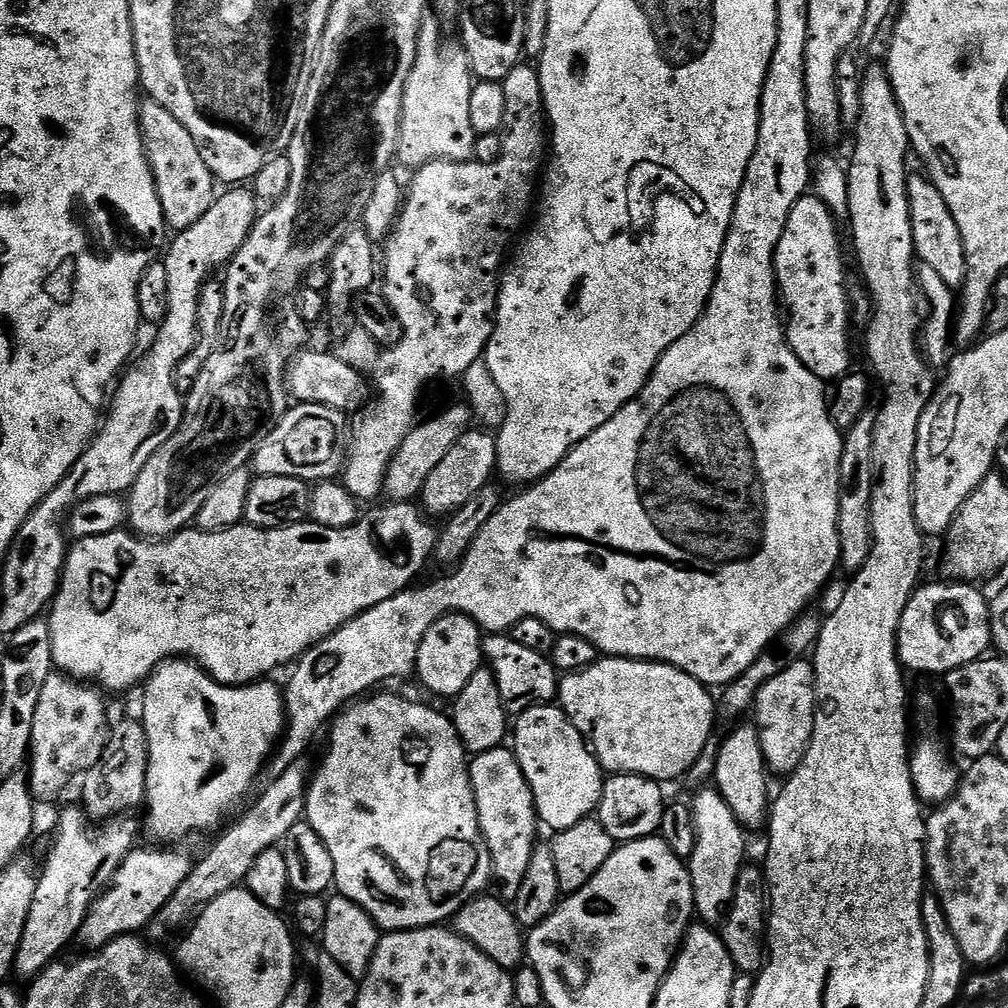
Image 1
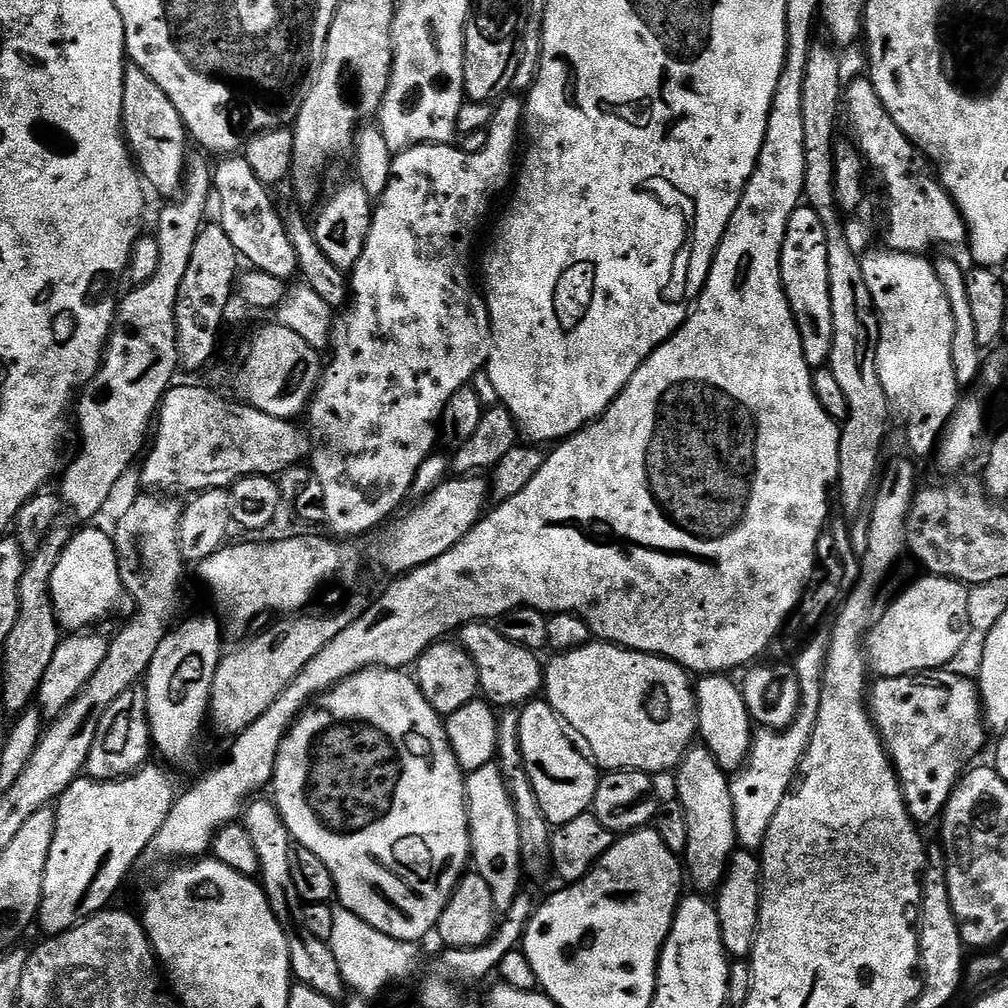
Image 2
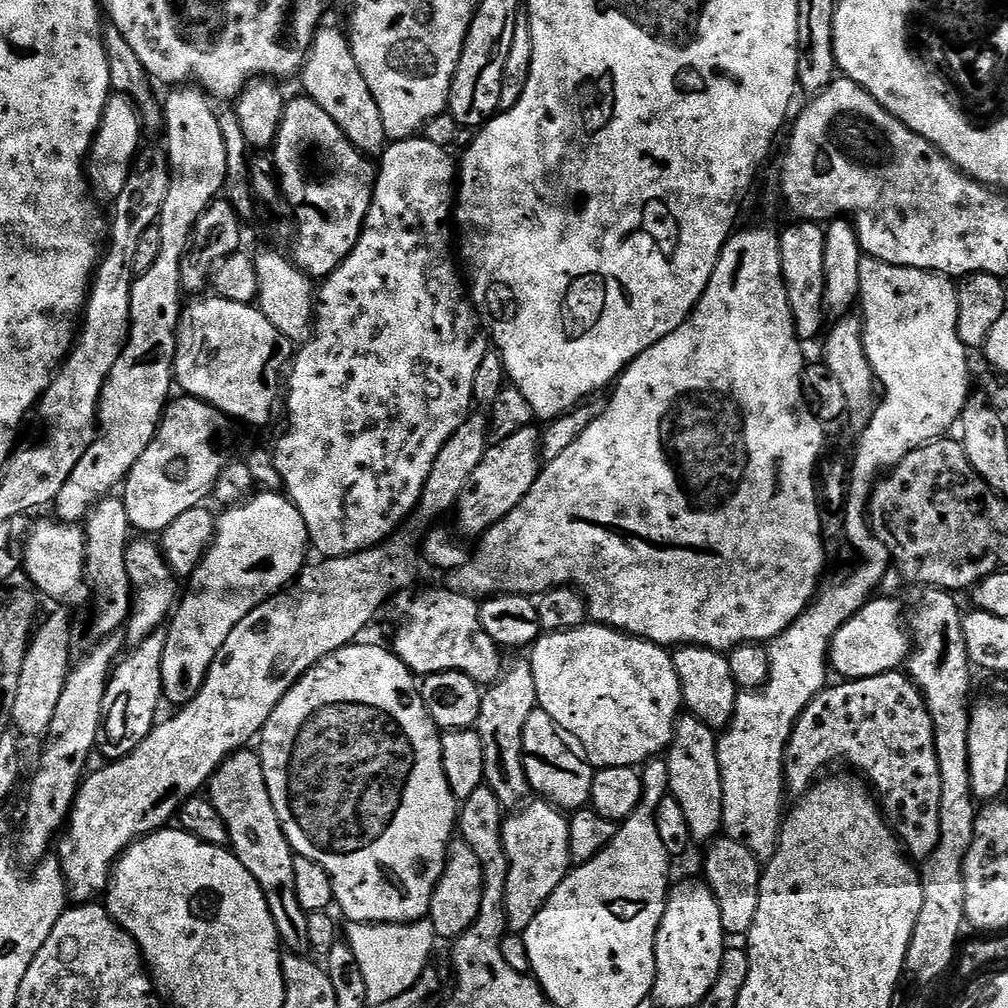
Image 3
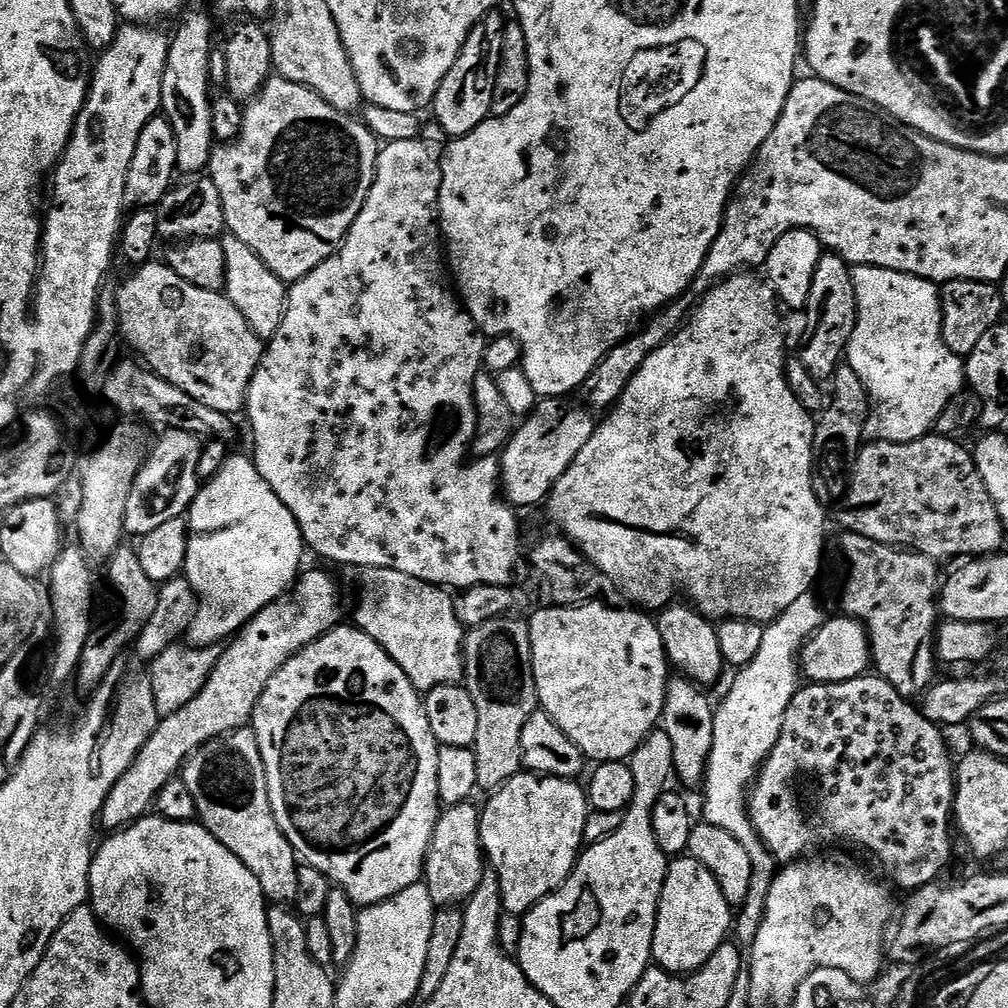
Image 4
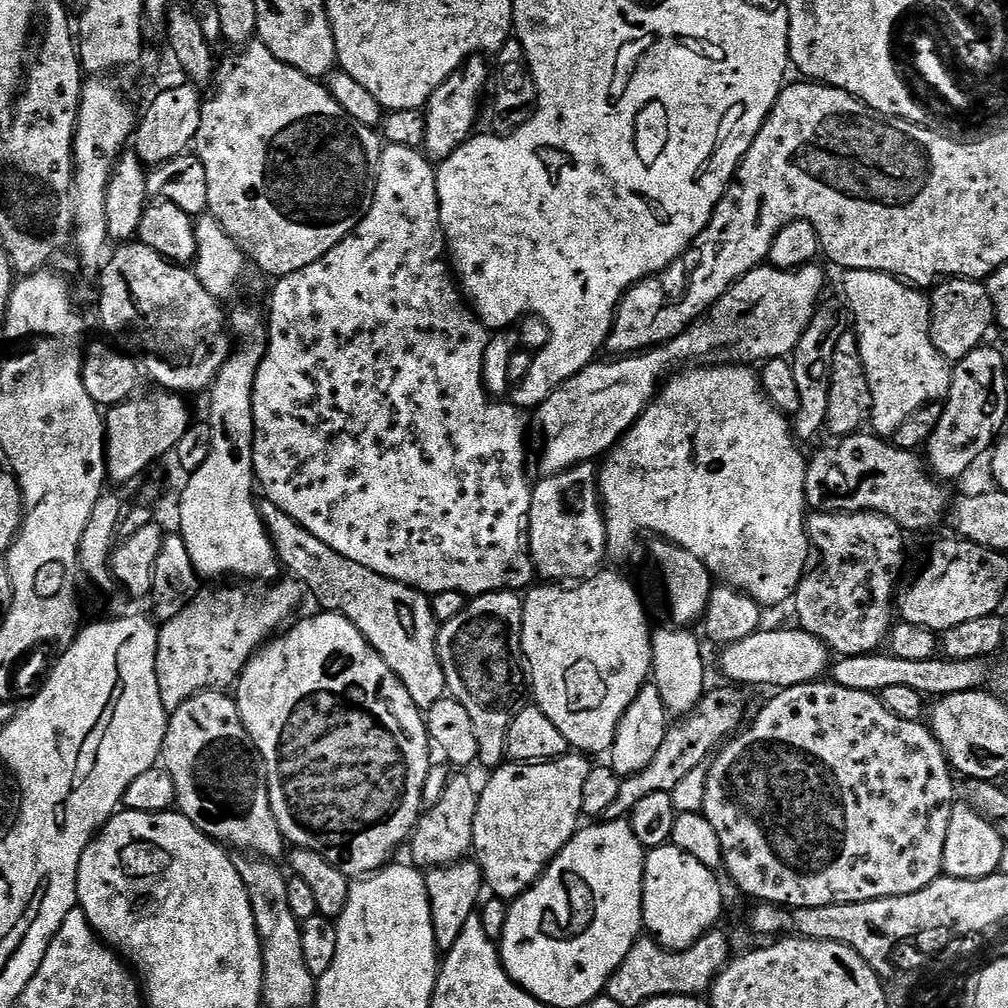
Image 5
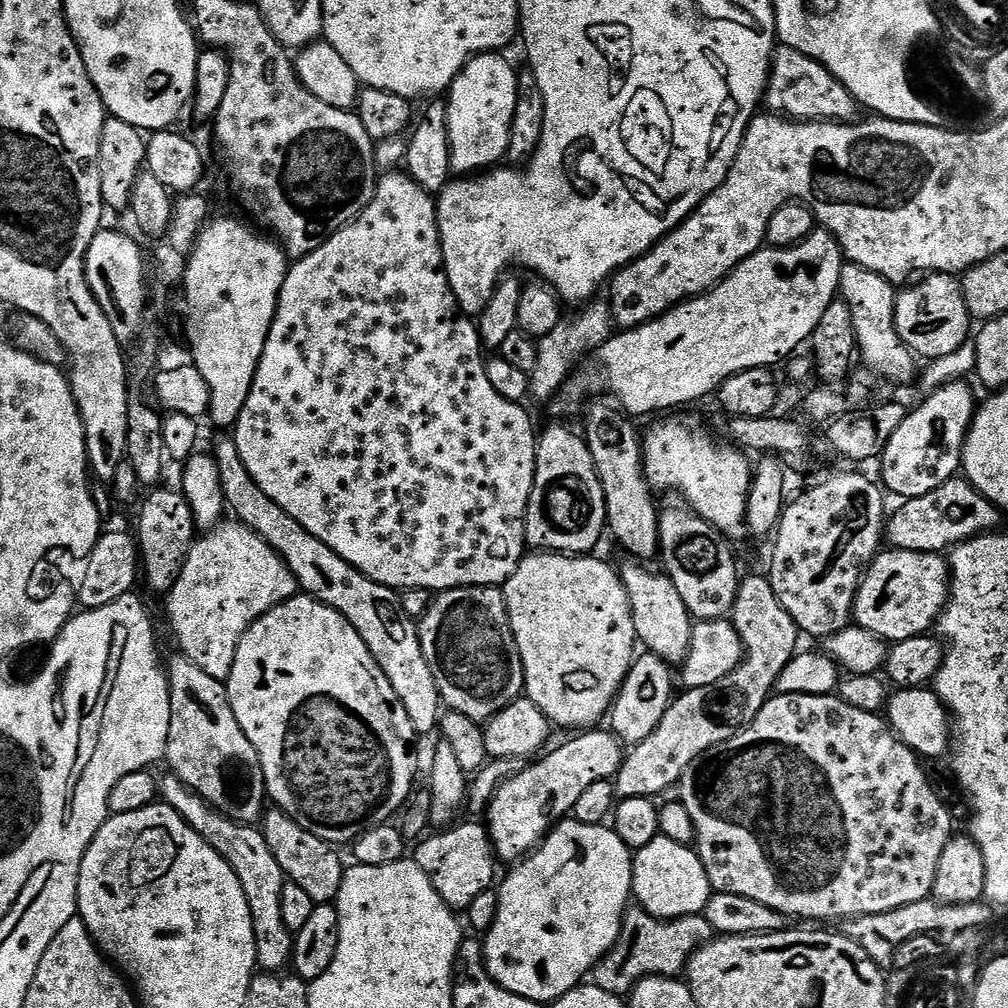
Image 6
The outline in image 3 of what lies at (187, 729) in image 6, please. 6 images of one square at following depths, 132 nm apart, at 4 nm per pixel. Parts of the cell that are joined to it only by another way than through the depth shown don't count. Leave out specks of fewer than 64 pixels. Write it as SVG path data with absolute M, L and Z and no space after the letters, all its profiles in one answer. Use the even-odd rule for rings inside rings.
M252 750L233 752L208 781L206 799L212 803L214 810L218 810L218 814L222 814L222 822L226 822L231 852L238 858L238 862L242 862L242 866L246 866L246 870L250 870L250 874L254 874L254 882L258 882L266 898L266 906L270 906L270 918L274 918L281 945L292 954L307 953L310 942L310 930L306 926L308 913L302 910L294 890L294 853L282 830L282 822L278 822L278 810L274 810L274 802L270 802L270 790L266 786L266 774L262 770L259 755Z

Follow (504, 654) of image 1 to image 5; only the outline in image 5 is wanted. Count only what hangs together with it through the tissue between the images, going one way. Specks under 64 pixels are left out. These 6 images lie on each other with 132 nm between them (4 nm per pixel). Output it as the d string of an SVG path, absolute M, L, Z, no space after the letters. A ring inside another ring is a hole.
M267 498L259 501L260 516L264 525L268 527L268 535L272 538L272 545L276 547L276 559L281 565L284 564L312 591L312 596L321 605L321 609L330 612L339 612L348 617L352 624L364 637L372 643L372 648L388 663L390 670L406 686L410 698L414 698L416 705L421 710L427 710L434 706L434 702L445 699L448 683L444 677L444 666L440 662L437 647L437 633L424 632L424 612L433 611L433 601L423 592L411 588L409 584L403 584L397 580L386 578L382 574L374 574L374 570L366 570L366 566L358 566L358 562L350 562L350 558L342 558L326 542L318 542L310 530L306 530L290 514L278 510L274 502Z

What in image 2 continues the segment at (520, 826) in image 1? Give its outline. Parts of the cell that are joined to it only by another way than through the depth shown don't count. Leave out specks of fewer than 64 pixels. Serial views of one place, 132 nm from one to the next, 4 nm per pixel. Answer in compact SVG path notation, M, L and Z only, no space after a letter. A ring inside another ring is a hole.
M493 762L482 766L482 770L467 773L464 797L468 799L471 863L474 865L474 871L486 878L486 886L490 886L490 898L496 911L503 914L510 910L510 906L514 906L514 898L522 894L522 861L518 838L518 814L514 814L514 802L506 790L506 782L500 773L499 764Z

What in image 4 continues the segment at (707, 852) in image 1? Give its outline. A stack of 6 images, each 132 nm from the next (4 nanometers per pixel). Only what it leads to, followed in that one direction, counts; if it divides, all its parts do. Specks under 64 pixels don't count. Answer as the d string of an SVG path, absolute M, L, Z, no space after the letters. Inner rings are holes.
M681 674L669 679L666 702L660 715L662 730L674 746L672 771L675 779L681 780L688 788L696 789L703 785L710 758L710 746L714 746L714 704L713 701L708 701L704 692L707 691L702 690L701 685Z

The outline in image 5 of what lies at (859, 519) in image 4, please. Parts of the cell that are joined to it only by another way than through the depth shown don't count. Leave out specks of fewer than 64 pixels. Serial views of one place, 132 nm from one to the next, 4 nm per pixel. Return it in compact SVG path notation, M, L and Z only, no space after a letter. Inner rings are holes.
M855 434L837 439L834 444L828 444L825 448L817 450L813 456L810 456L808 460L808 473L806 474L806 498L808 499L809 509L813 513L817 512L877 512L882 514L886 518L890 518L898 525L905 533L911 534L911 532L928 532L931 528L936 528L941 523L942 525L946 520L946 513L950 508L950 495L943 483L937 477L929 474L925 471L926 464L923 459L920 460L916 457L917 453L910 448L899 448L895 442L889 442L887 439L881 438L875 434L869 434L869 436L862 436L863 434Z

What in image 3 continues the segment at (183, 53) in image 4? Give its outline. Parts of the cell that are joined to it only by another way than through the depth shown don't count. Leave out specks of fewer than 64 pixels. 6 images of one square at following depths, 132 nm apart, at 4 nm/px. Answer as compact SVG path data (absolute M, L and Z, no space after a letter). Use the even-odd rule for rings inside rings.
M176 86L169 92L172 93L162 100L162 133L168 139L170 174L170 190L166 190L166 202L162 202L158 221L162 246L154 266L133 279L128 340L102 386L96 410L96 437L54 501L55 519L66 524L80 524L98 501L113 495L127 480L134 462L146 454L146 446L156 437L160 417L173 395L172 388L174 392L176 338L182 311L182 258L198 218L202 218L206 206L224 192L226 145L213 101L199 86Z

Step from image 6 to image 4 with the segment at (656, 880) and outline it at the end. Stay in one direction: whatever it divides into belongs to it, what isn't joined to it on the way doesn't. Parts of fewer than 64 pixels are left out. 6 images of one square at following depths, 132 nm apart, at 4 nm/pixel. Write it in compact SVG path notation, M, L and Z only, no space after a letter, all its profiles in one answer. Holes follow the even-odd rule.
M681 854L668 865L668 873L662 886L662 894L656 911L656 925L654 926L654 942L652 943L652 959L655 967L665 968L673 974L687 974L696 972L722 946L734 928L734 910L722 898L722 890L718 890L718 882L714 882L714 874L702 866L702 862L693 856Z

